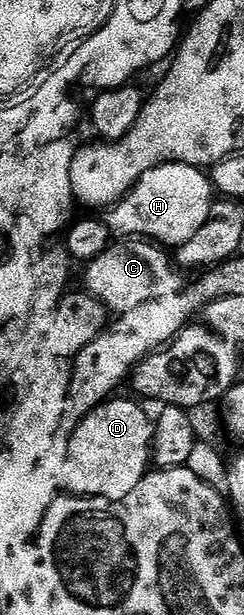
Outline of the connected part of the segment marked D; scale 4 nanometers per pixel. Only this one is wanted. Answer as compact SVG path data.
M109 399L81 419L68 439L66 458L59 465L61 485L73 495L120 501L146 476L152 460L154 422L130 400Z

